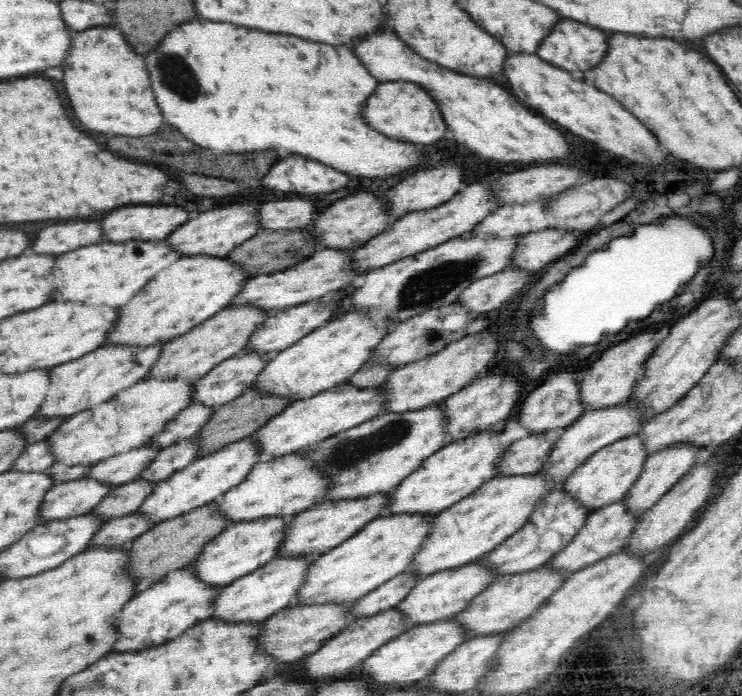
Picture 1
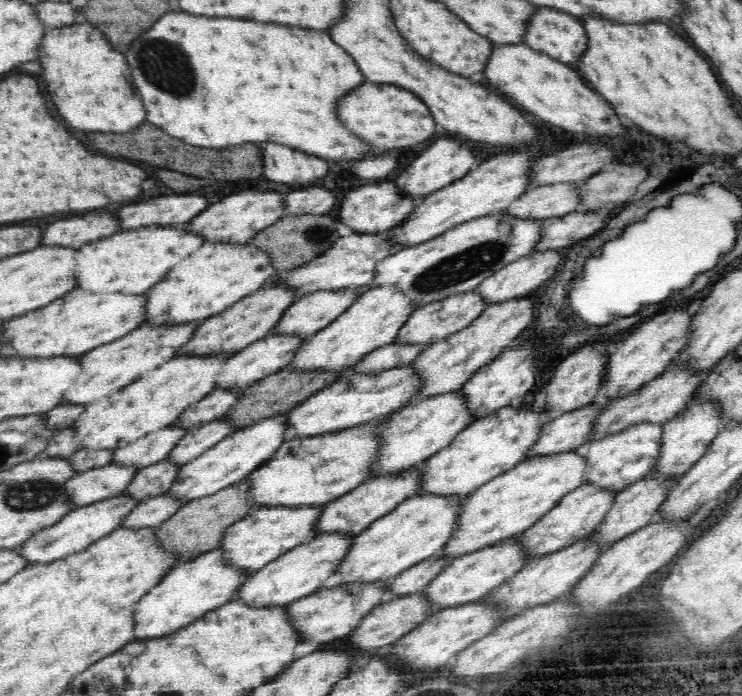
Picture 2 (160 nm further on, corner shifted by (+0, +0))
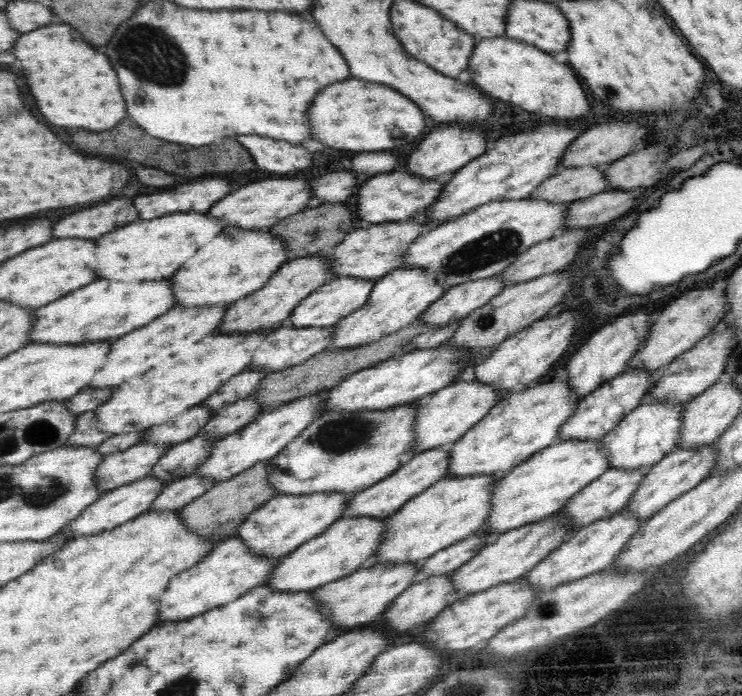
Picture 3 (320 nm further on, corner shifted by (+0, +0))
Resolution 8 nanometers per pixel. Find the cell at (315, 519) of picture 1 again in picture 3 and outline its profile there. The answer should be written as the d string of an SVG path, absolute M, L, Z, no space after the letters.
M432 449L425 453L415 454L406 464L398 466L390 476L375 482L366 490L358 492L344 504L340 517L357 519L368 518L386 520L404 506L413 496L420 494L426 487L432 486L438 479L446 474L447 449Z

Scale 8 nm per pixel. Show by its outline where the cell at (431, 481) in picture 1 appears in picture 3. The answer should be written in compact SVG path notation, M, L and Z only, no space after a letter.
M564 381L538 383L534 387L499 396L488 414L447 448L444 477L490 477L498 481L539 450L556 443L556 430L574 412L577 402L575 398L570 398Z

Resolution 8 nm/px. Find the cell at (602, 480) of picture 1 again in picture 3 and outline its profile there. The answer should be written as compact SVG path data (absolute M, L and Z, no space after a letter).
M642 403L605 434L598 444L600 455L606 459L606 470L616 469L624 472L646 472L658 464L674 449L674 440L678 438L682 405L664 405L664 403Z

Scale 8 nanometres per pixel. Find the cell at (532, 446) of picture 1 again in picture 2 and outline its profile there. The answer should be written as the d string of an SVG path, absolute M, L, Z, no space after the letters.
M588 405L573 413L562 414L542 426L536 440L530 444L530 448L526 448L522 461L575 451L586 440L596 414L603 408L599 405Z

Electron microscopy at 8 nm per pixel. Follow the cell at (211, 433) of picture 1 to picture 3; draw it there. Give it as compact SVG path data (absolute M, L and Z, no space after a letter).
M416 320L410 326L398 330L397 333L389 334L372 344L361 346L354 350L320 351L304 362L284 368L284 370L278 372L268 373L259 380L258 386L254 388L254 392L252 392L249 398L256 403L256 407L258 407L256 411L265 413L276 410L279 406L288 404L297 398L323 394L326 390L342 382L349 374L364 370L389 359L398 346L406 344L410 338L414 338L420 332L422 332L421 326L418 320Z

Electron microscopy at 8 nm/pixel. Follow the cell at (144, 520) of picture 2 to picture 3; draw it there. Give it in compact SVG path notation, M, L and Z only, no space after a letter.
M186 475L176 479L170 484L164 485L160 494L157 494L150 502L148 511L176 513L184 506L196 500L207 491L207 486L198 481L194 475Z

